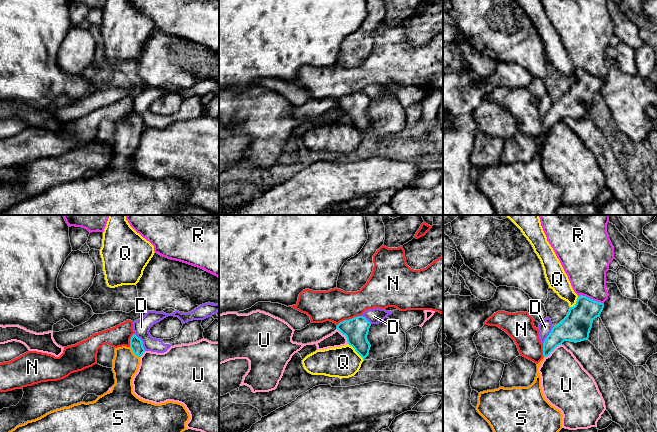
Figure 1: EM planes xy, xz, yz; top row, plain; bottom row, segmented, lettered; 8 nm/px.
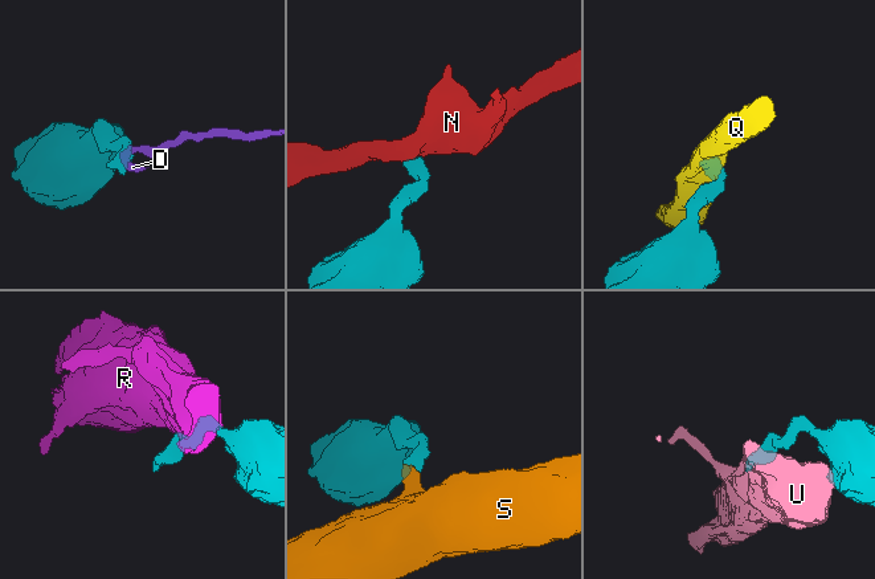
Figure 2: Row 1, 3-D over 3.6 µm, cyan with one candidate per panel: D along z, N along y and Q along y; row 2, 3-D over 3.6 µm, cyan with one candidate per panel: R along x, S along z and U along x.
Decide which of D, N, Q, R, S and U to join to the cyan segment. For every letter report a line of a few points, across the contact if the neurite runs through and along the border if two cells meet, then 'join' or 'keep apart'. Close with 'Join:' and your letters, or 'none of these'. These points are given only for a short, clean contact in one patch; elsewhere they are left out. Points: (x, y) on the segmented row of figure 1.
D: line xy (134, 333), (141, 340), (145, 350); keep apart
N: line xz (360, 315), (342, 320), (337, 325); keep apart
Q: line xz (348, 343), (363, 360); keep apart
R: keep apart
S: line xy (136, 344), (134, 353), (125, 363); join
U: line yz (561, 344), (544, 357); keep apart
Join: S

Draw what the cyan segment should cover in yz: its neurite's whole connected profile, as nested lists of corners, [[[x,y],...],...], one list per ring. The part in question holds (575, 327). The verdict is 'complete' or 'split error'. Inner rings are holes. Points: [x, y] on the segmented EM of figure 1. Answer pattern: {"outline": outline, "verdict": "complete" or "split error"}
{"outline": [[[580,295],[577,298],[576,304],[570,307],[567,316],[556,326],[554,326],[543,343],[543,356],[547,357],[564,341],[581,342],[589,338],[589,333],[592,328],[593,320],[600,317],[604,308],[604,304],[594,301],[586,296]]], "verdict": "complete"}

